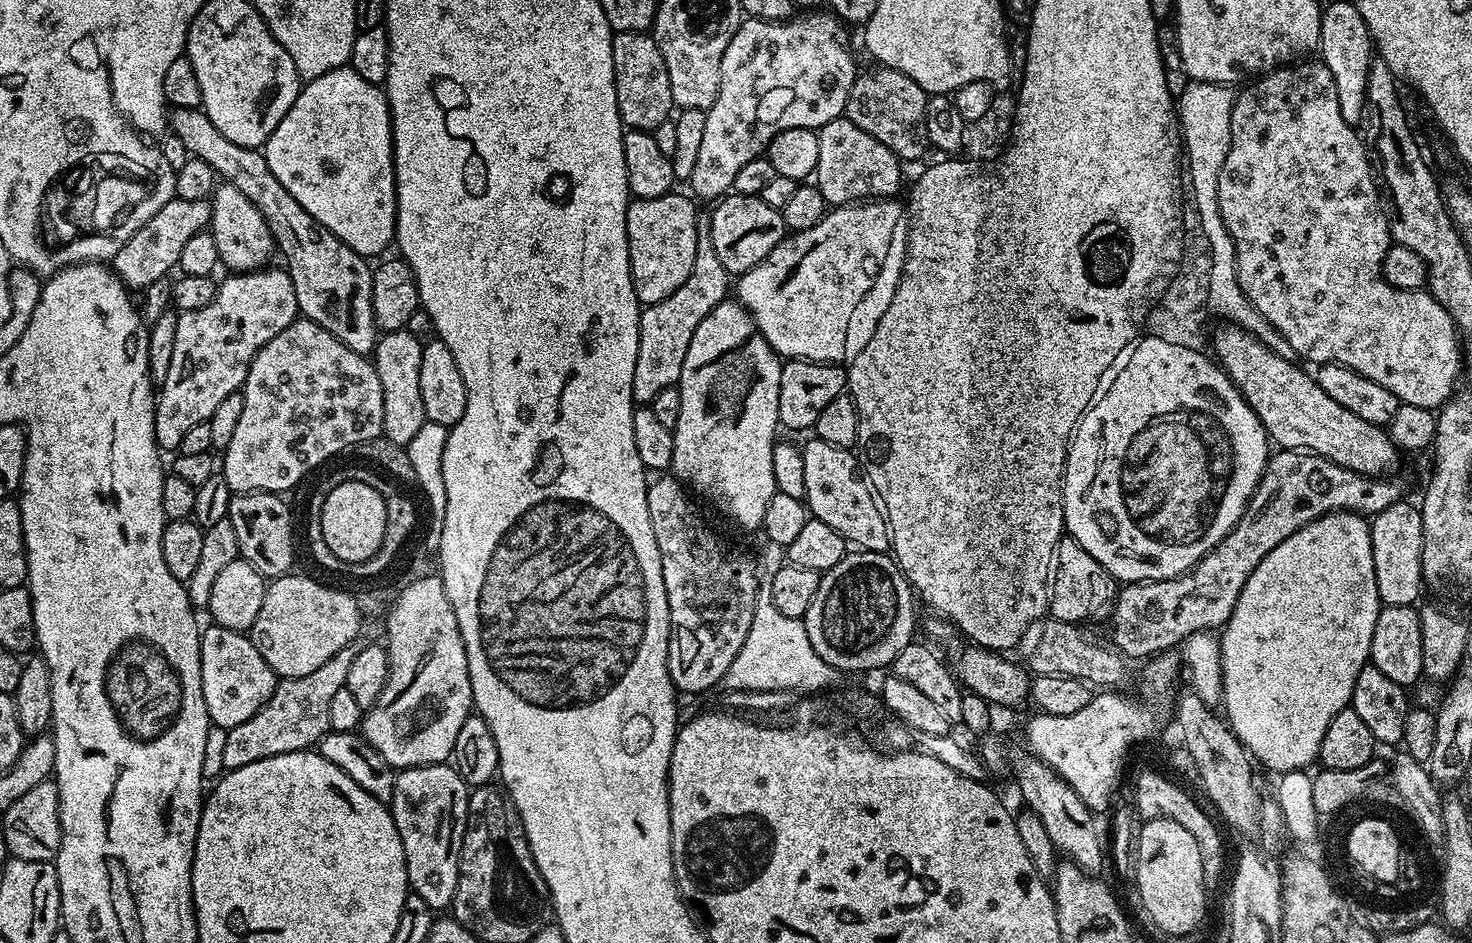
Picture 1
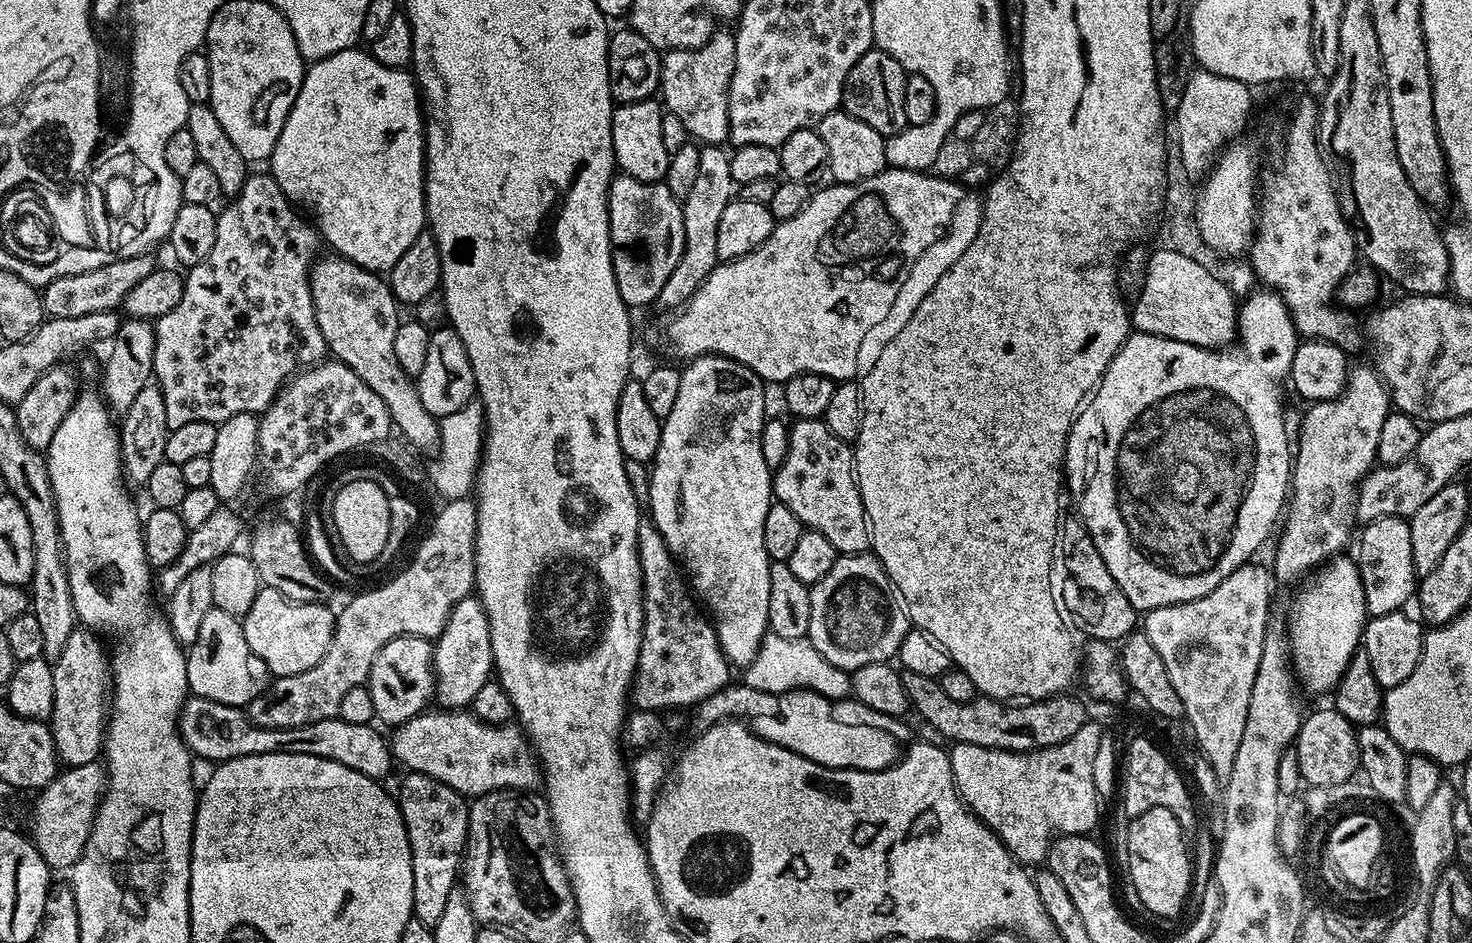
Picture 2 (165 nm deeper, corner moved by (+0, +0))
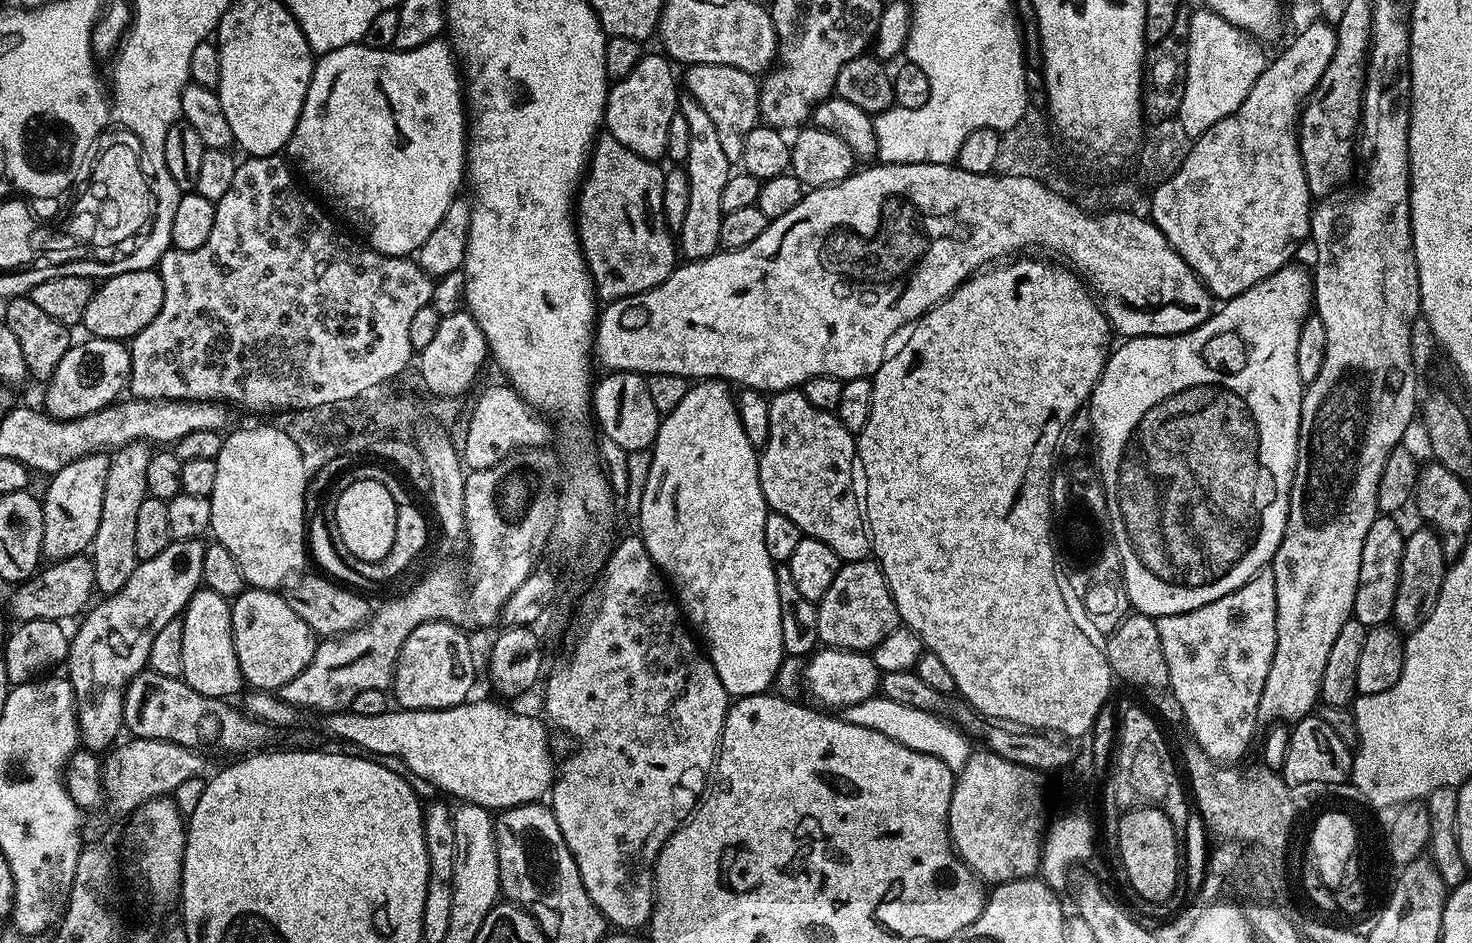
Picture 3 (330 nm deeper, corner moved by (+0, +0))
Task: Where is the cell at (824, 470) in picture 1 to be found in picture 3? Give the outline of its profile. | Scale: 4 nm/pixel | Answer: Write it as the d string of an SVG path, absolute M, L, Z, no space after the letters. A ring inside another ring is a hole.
M788 388L784 392L775 393L769 399L768 409L770 410L770 434L762 451L759 453L758 459L760 461L760 485L762 486L762 494L764 495L764 500L768 503L769 509L778 514L786 514L786 518L790 518L790 522L794 522L794 526L798 526L803 535L818 538L818 542L826 542L826 546L830 546L830 550L834 550L834 554L838 554L841 561L869 559L872 551L872 537L868 534L866 521L862 515L862 504L858 499L857 491L855 494L852 490L852 468L854 472L854 467L858 460L858 453L856 451L857 437L846 430L846 426L840 421L840 417L835 412L818 410L818 406L810 406L810 402L806 402L803 391L794 388Z

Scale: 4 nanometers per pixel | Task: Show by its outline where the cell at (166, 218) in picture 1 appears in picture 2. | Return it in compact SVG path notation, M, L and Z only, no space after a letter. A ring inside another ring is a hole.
M137 254L134 258L116 260L106 266L93 266L82 274L66 274L62 278L54 278L54 282L45 284L42 289L45 313L51 318L82 318L82 314L98 314L98 310L119 309L123 305L124 296L130 294L130 290L134 290L134 286L138 286L138 282L142 282L146 274L152 272L154 261L144 255Z

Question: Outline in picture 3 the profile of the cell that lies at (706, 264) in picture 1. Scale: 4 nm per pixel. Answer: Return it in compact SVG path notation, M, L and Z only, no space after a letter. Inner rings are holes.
M681 95L678 100L679 115L686 118L690 126L690 154L686 161L686 171L690 182L690 207L686 209L686 219L678 230L678 252L685 261L701 260L721 251L722 234L722 190L734 171L734 165L722 151L722 142L718 139L718 130L714 121L706 115L706 110L698 106L693 96Z

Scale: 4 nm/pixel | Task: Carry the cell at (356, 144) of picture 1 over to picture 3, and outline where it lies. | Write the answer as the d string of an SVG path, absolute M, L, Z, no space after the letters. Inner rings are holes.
M437 38L418 46L414 50L389 50L387 48L370 48L363 42L350 46L342 46L342 50L330 50L323 53L315 61L310 78L310 86L306 90L306 102L302 106L302 114L294 126L294 134L288 139L287 155L291 163L298 169L299 175L309 180L322 195L336 203L336 208L342 215L361 232L368 236L367 247L380 252L383 256L411 257L430 238L434 226L442 222L442 214L450 210L450 206L458 198L456 192L466 180L466 161L468 158L468 129L470 116L466 111L466 92L462 87L462 68L458 57L452 51L447 39Z

